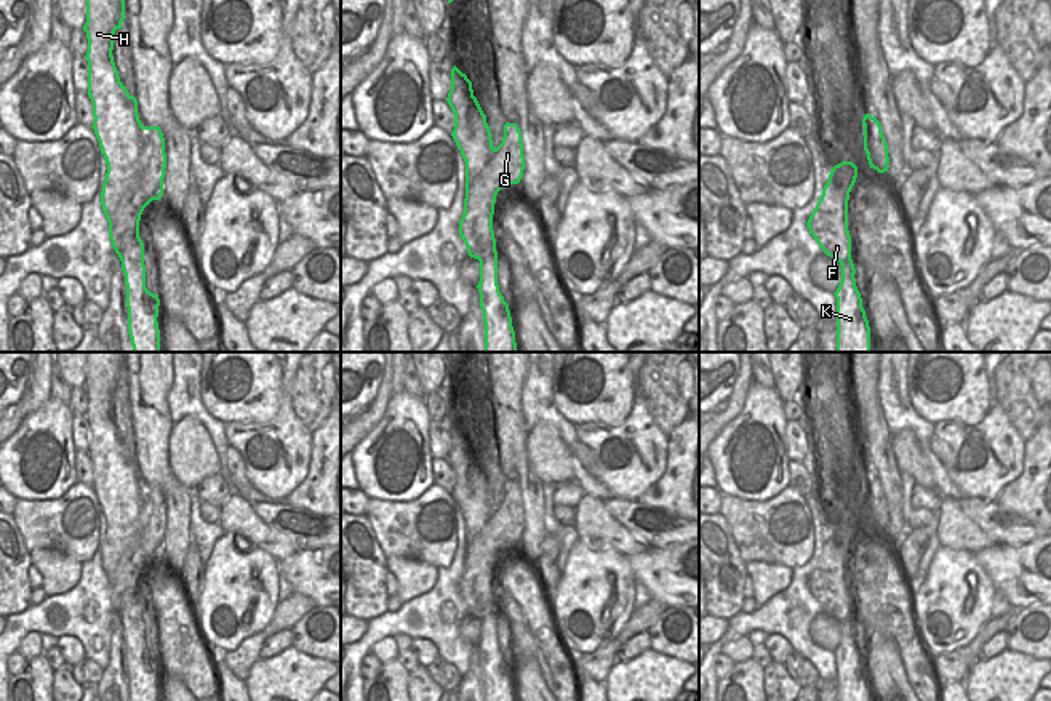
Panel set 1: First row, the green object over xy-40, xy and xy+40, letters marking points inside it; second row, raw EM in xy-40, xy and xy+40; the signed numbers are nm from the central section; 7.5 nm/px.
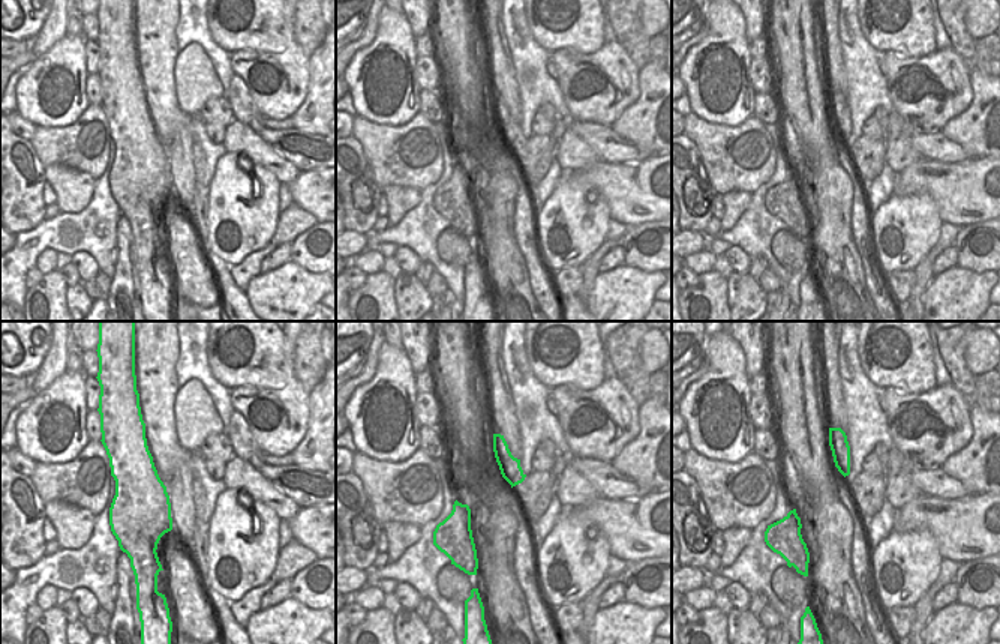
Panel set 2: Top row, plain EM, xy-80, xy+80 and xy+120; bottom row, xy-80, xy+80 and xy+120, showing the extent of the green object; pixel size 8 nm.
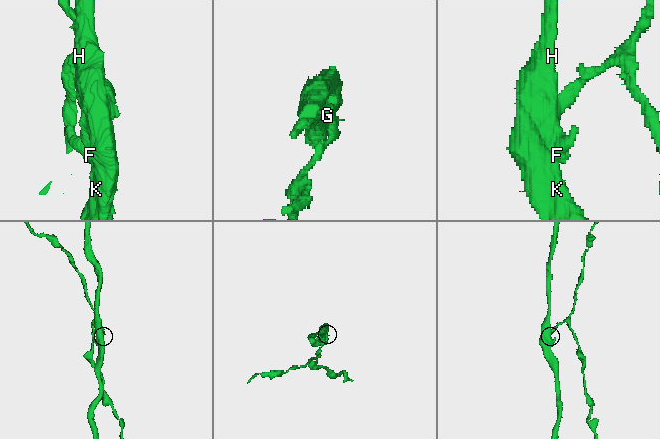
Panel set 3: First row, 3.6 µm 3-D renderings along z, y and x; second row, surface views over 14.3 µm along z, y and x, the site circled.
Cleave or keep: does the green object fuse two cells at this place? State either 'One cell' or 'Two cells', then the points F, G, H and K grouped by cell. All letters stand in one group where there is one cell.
Two cells. Groups: F H K / G.

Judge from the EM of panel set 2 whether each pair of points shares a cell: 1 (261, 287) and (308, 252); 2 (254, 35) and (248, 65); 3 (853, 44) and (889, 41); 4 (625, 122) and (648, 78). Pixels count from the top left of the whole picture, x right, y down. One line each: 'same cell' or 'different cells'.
1: different cells
2: different cells
3: different cells
4: same cell

